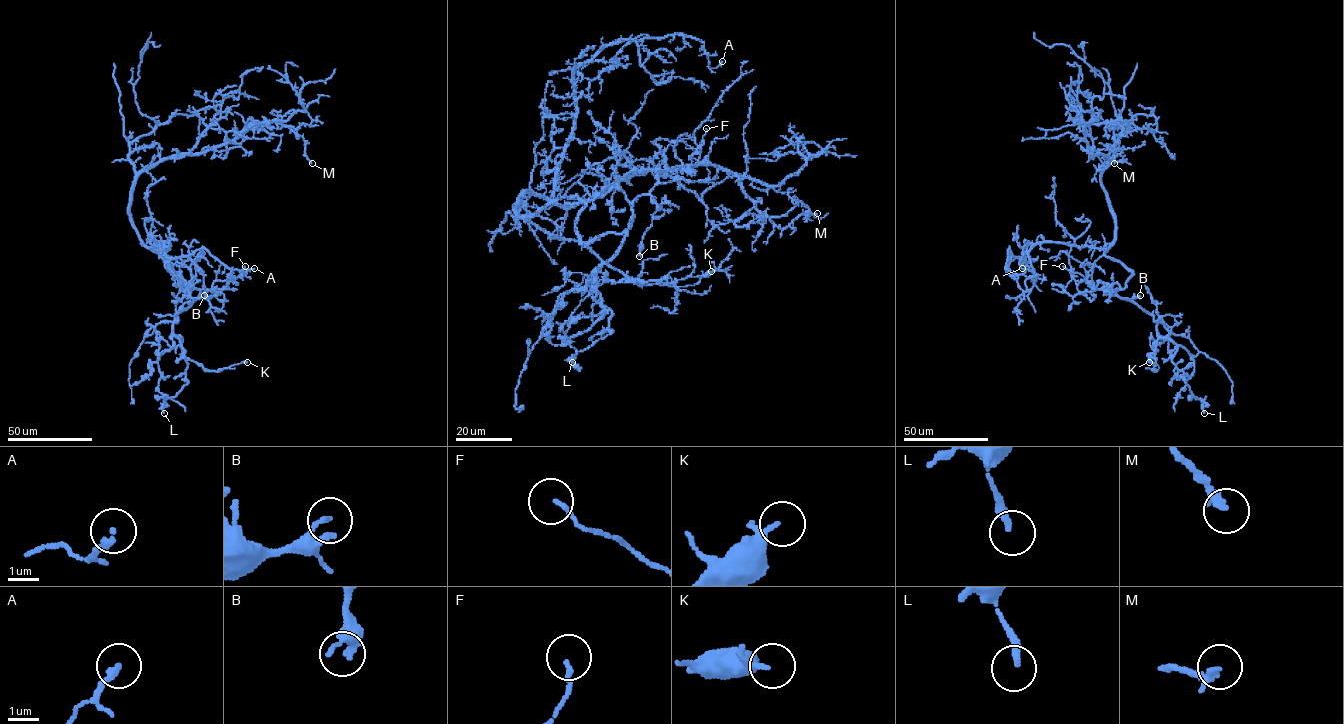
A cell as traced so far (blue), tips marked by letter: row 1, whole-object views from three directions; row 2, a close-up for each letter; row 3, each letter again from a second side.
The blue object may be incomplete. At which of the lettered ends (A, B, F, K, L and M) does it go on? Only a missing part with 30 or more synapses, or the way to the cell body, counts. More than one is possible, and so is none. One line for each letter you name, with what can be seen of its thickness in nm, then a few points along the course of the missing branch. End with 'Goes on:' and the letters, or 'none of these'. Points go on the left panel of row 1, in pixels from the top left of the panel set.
Goes on: none of these

